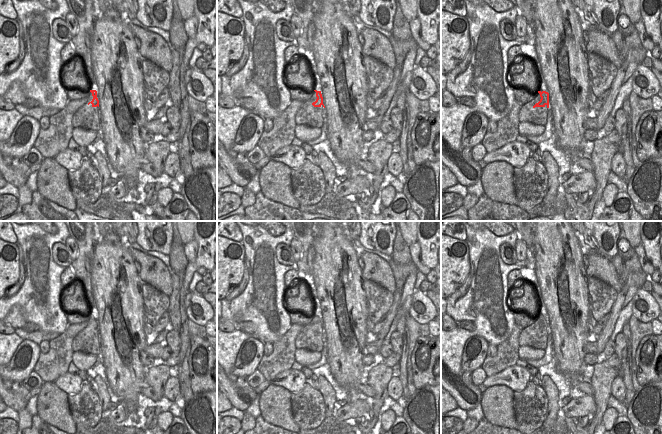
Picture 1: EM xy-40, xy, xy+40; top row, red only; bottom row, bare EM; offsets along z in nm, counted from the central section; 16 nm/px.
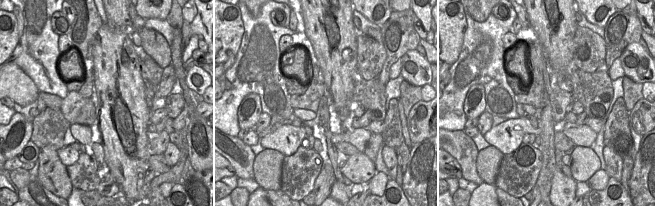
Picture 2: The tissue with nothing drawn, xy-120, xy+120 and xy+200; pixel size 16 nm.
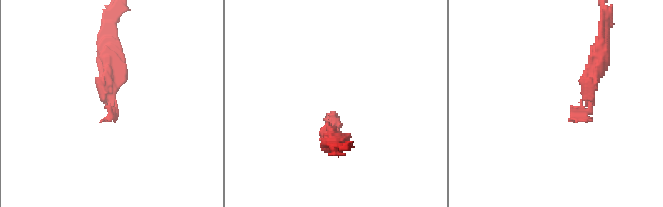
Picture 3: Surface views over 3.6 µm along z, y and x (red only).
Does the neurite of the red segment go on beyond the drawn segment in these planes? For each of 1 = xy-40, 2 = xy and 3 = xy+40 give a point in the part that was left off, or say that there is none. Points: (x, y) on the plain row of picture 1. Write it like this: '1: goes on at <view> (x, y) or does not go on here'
1: does not go on here
2: does not go on here
3: does not go on here

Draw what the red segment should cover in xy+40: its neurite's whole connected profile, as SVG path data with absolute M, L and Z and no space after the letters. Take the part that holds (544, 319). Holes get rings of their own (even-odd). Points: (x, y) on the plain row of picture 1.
M538 315L538 317L540 318L540 325L538 327L536 327L533 332L535 331L547 331L549 332L549 317L546 315Z

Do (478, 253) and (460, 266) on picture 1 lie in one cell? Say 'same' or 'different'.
different

